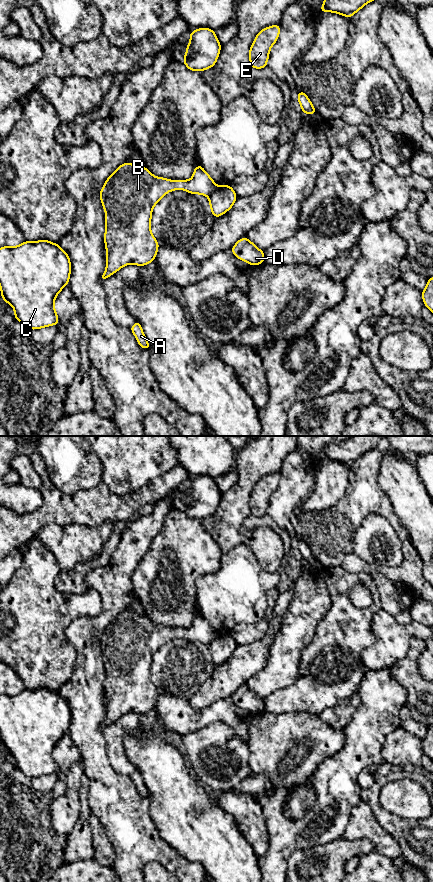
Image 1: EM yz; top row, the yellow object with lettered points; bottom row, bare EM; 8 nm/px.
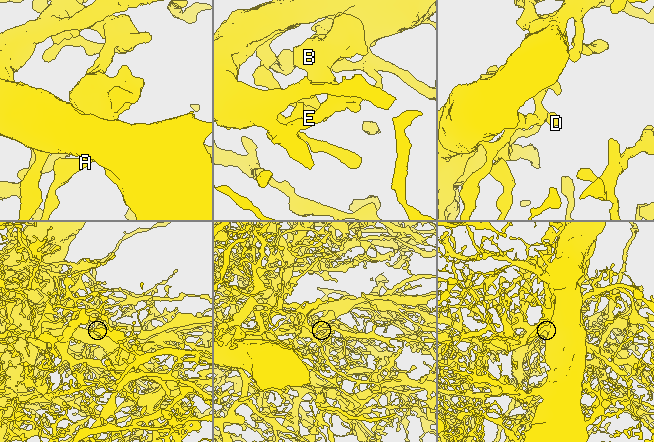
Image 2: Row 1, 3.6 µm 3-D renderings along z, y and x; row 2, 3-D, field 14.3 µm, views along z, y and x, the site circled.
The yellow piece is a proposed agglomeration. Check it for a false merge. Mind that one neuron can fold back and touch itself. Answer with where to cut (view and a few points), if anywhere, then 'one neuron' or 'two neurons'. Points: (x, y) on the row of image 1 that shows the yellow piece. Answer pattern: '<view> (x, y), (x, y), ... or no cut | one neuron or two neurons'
yz (217, 186), (208, 196) | two neurons

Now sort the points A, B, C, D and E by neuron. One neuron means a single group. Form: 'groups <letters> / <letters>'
groups A C D / B E

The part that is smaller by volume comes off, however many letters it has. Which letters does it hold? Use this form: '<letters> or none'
B, E

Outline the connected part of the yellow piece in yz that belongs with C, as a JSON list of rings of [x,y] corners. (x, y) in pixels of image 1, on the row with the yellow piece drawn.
[[[25,240],[18,246],[0,247],[1,296],[13,307],[14,318],[31,330],[58,325],[54,301],[69,283],[71,268],[68,254],[59,244],[48,240]]]

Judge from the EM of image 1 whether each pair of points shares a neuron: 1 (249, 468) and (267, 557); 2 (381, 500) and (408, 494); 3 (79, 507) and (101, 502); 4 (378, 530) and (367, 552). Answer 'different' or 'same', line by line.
1: same
2: different
3: same
4: same

